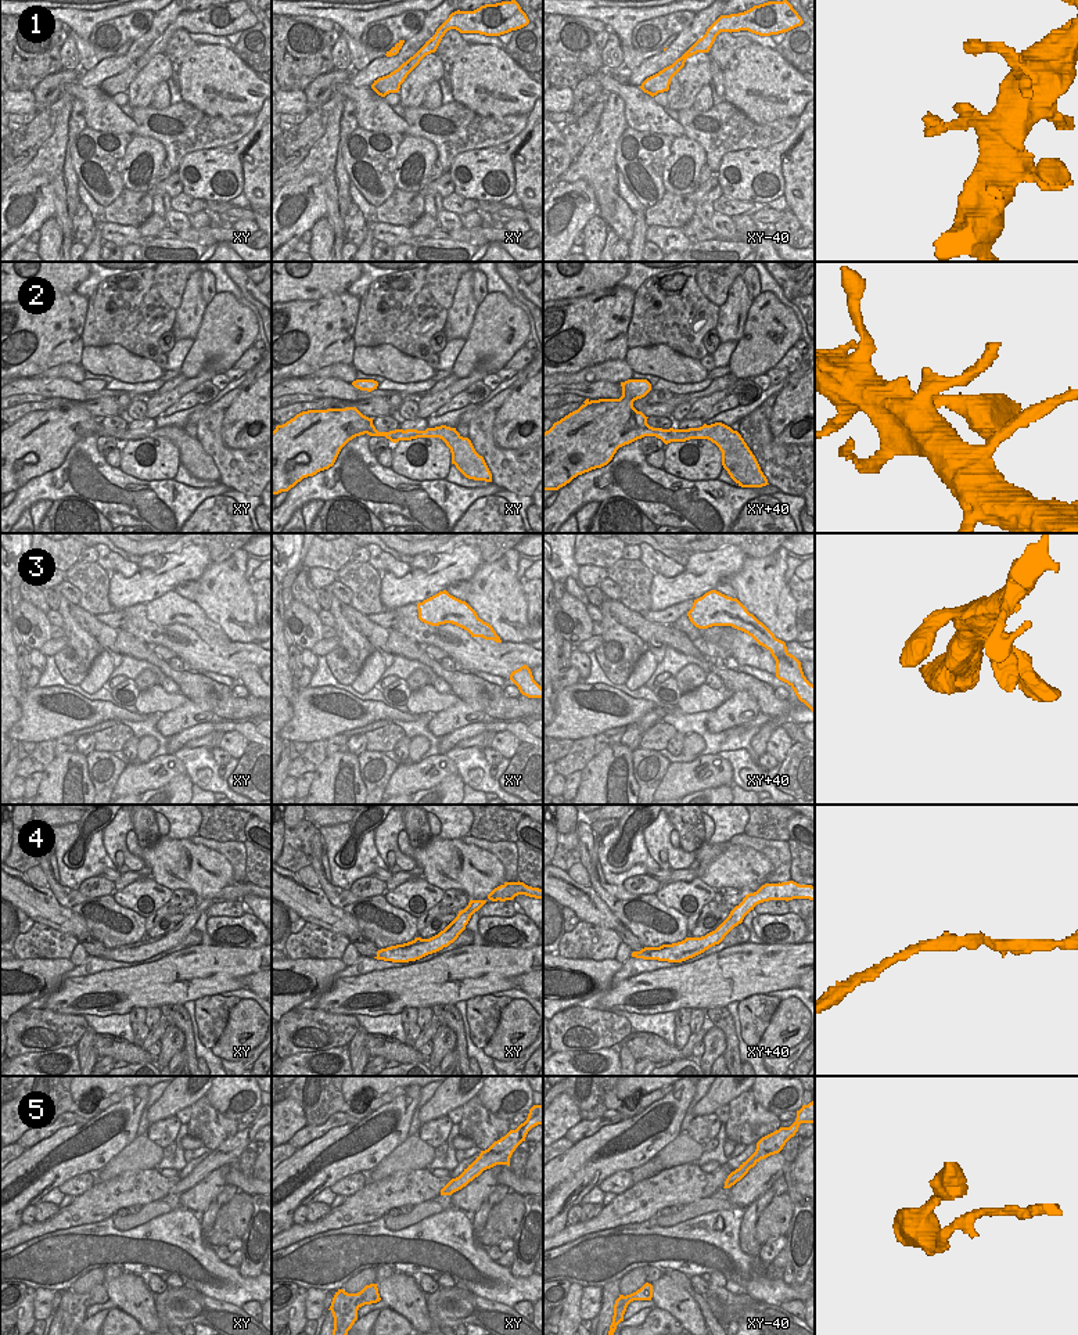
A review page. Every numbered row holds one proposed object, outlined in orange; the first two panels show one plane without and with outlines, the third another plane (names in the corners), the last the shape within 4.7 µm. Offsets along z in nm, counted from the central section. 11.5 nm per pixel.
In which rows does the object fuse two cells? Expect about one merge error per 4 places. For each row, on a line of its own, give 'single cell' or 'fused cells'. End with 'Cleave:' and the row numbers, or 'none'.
1: single cell
2: single cell
3: single cell
4: single cell
5: single cell
Cleave: none

